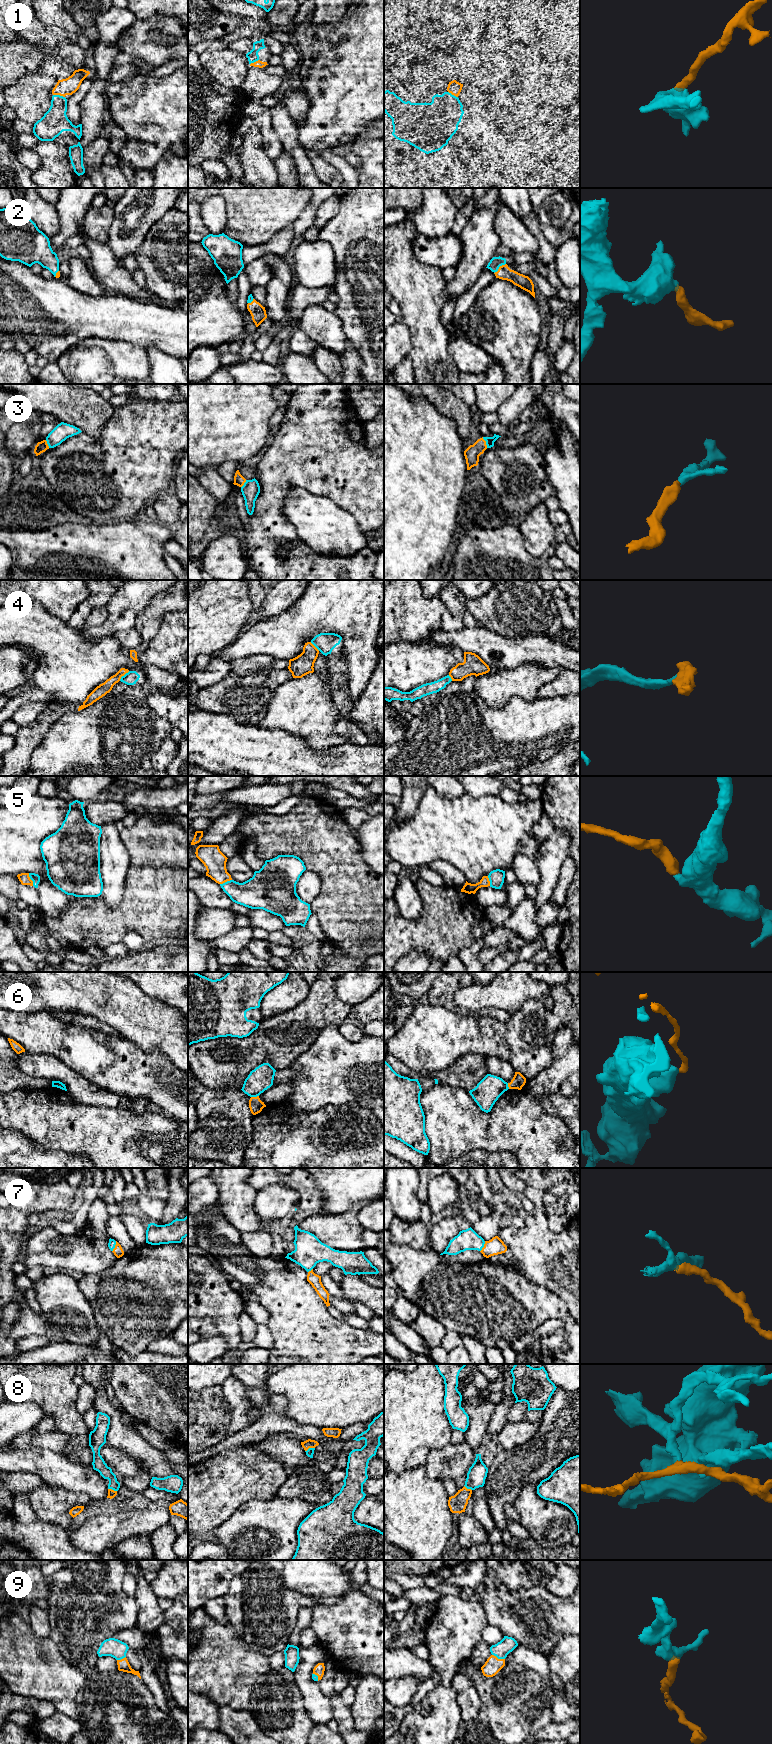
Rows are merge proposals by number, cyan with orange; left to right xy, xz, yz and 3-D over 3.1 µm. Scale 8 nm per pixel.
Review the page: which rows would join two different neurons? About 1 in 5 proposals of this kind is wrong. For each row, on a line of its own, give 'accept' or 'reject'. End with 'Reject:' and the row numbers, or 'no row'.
1: accept
2: accept
3: accept
4: reject
5: accept
6: reject
7: accept
8: accept
9: accept
Reject: 4, 6

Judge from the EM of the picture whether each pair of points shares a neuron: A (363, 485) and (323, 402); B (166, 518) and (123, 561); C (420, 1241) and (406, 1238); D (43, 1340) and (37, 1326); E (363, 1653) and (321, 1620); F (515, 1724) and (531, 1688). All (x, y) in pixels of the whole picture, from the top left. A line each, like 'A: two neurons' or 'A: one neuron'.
A: one neuron
B: two neurons
C: one neuron
D: two neurons
E: one neuron
F: one neuron

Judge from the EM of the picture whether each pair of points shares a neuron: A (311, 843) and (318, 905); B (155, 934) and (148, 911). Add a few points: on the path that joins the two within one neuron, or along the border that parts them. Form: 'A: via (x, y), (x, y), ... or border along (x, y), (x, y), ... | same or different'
A: via (326, 858), (328, 860), (328, 890) | same
B: via (155, 928), (154, 917) | same

